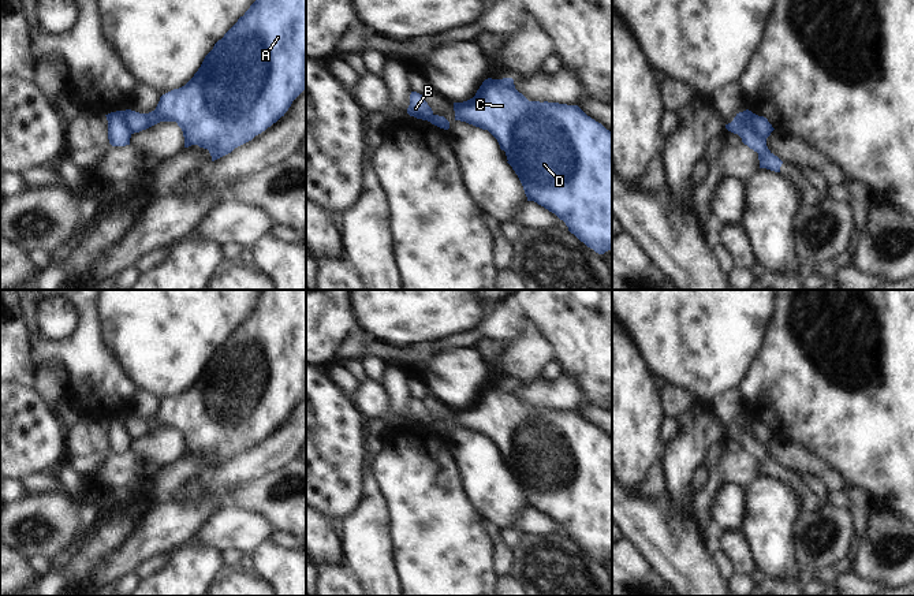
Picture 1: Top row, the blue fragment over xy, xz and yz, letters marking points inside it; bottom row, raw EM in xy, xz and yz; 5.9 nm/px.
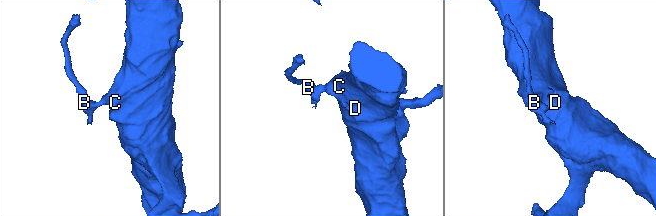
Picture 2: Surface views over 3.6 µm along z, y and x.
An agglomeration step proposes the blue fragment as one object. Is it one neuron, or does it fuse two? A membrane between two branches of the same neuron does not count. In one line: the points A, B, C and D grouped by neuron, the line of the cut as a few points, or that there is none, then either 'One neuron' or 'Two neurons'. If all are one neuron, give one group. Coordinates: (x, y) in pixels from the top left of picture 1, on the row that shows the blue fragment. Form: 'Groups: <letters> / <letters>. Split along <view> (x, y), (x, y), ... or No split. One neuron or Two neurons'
Groups: A C D / B. Split along yz (743, 111), (742, 123), (765, 140). Two neurons.

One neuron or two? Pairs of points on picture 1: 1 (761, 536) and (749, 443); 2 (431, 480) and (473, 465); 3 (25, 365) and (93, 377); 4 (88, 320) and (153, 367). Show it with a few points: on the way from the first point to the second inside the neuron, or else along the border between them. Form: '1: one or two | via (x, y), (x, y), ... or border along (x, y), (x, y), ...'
1: two | border along (760, 473), (779, 477), (790, 487)
2: two | border along (450, 439), (461, 484), (470, 500)
3: two | border along (28, 331), (32, 357), (36, 362)
4: two | border along (93, 304), (97, 312), (100, 338), (114, 357)

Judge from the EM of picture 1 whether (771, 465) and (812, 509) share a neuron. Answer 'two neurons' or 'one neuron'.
one neuron

